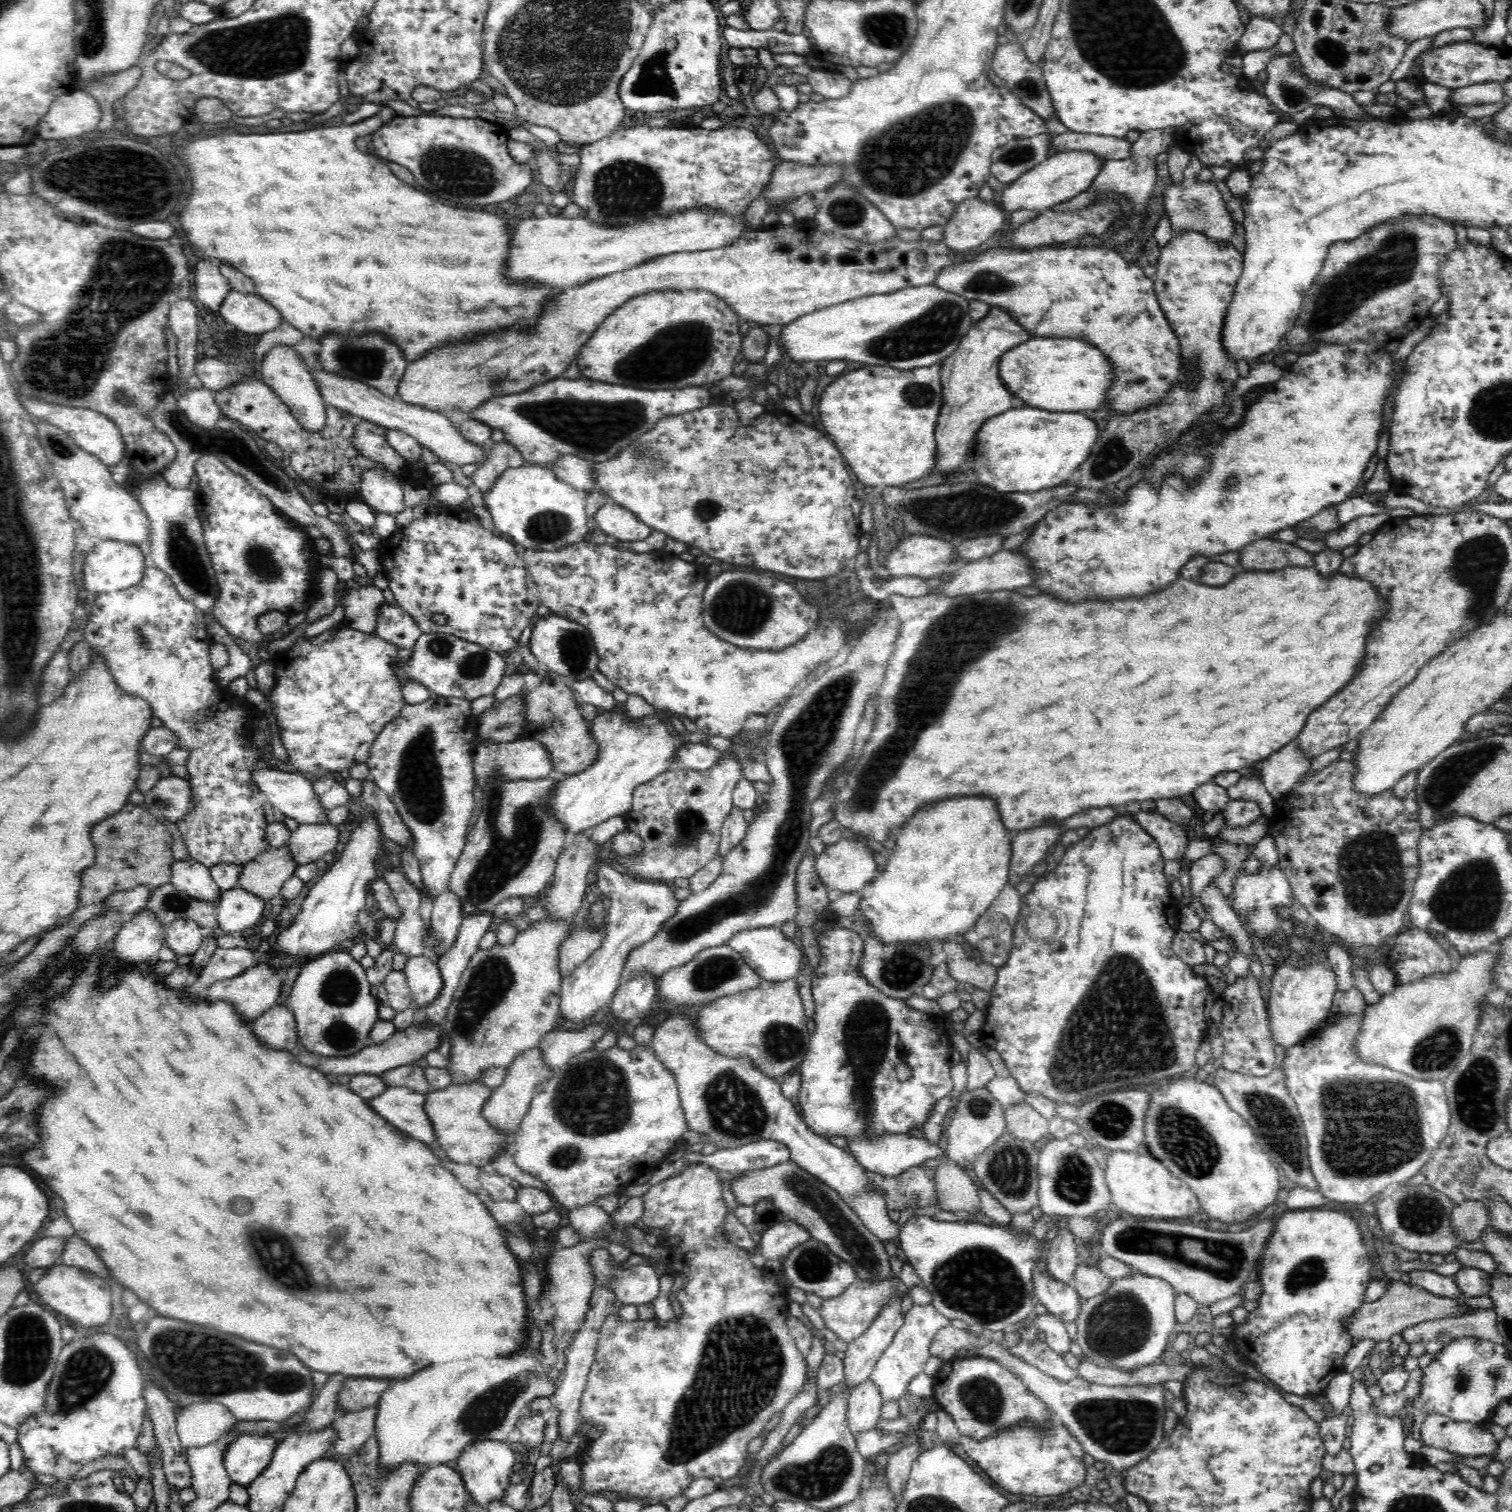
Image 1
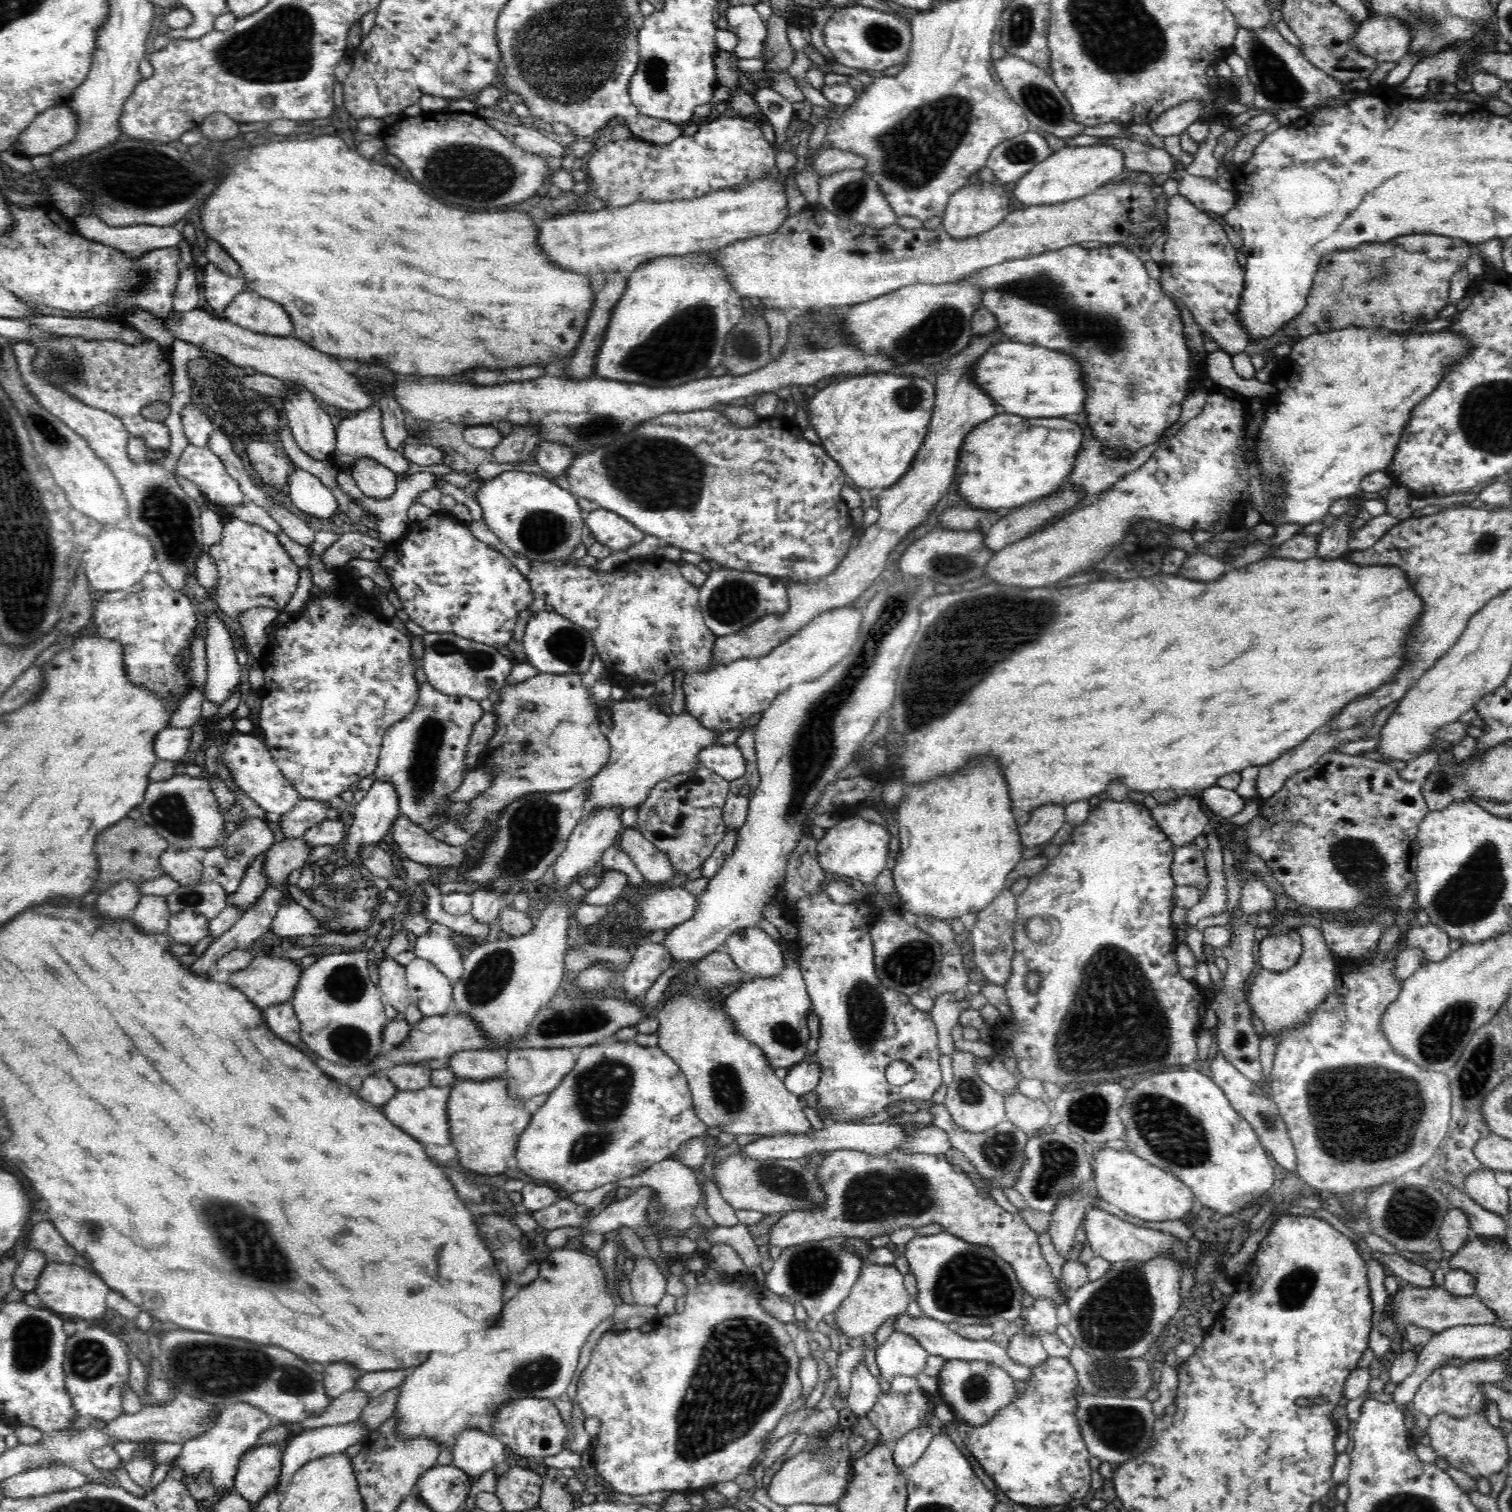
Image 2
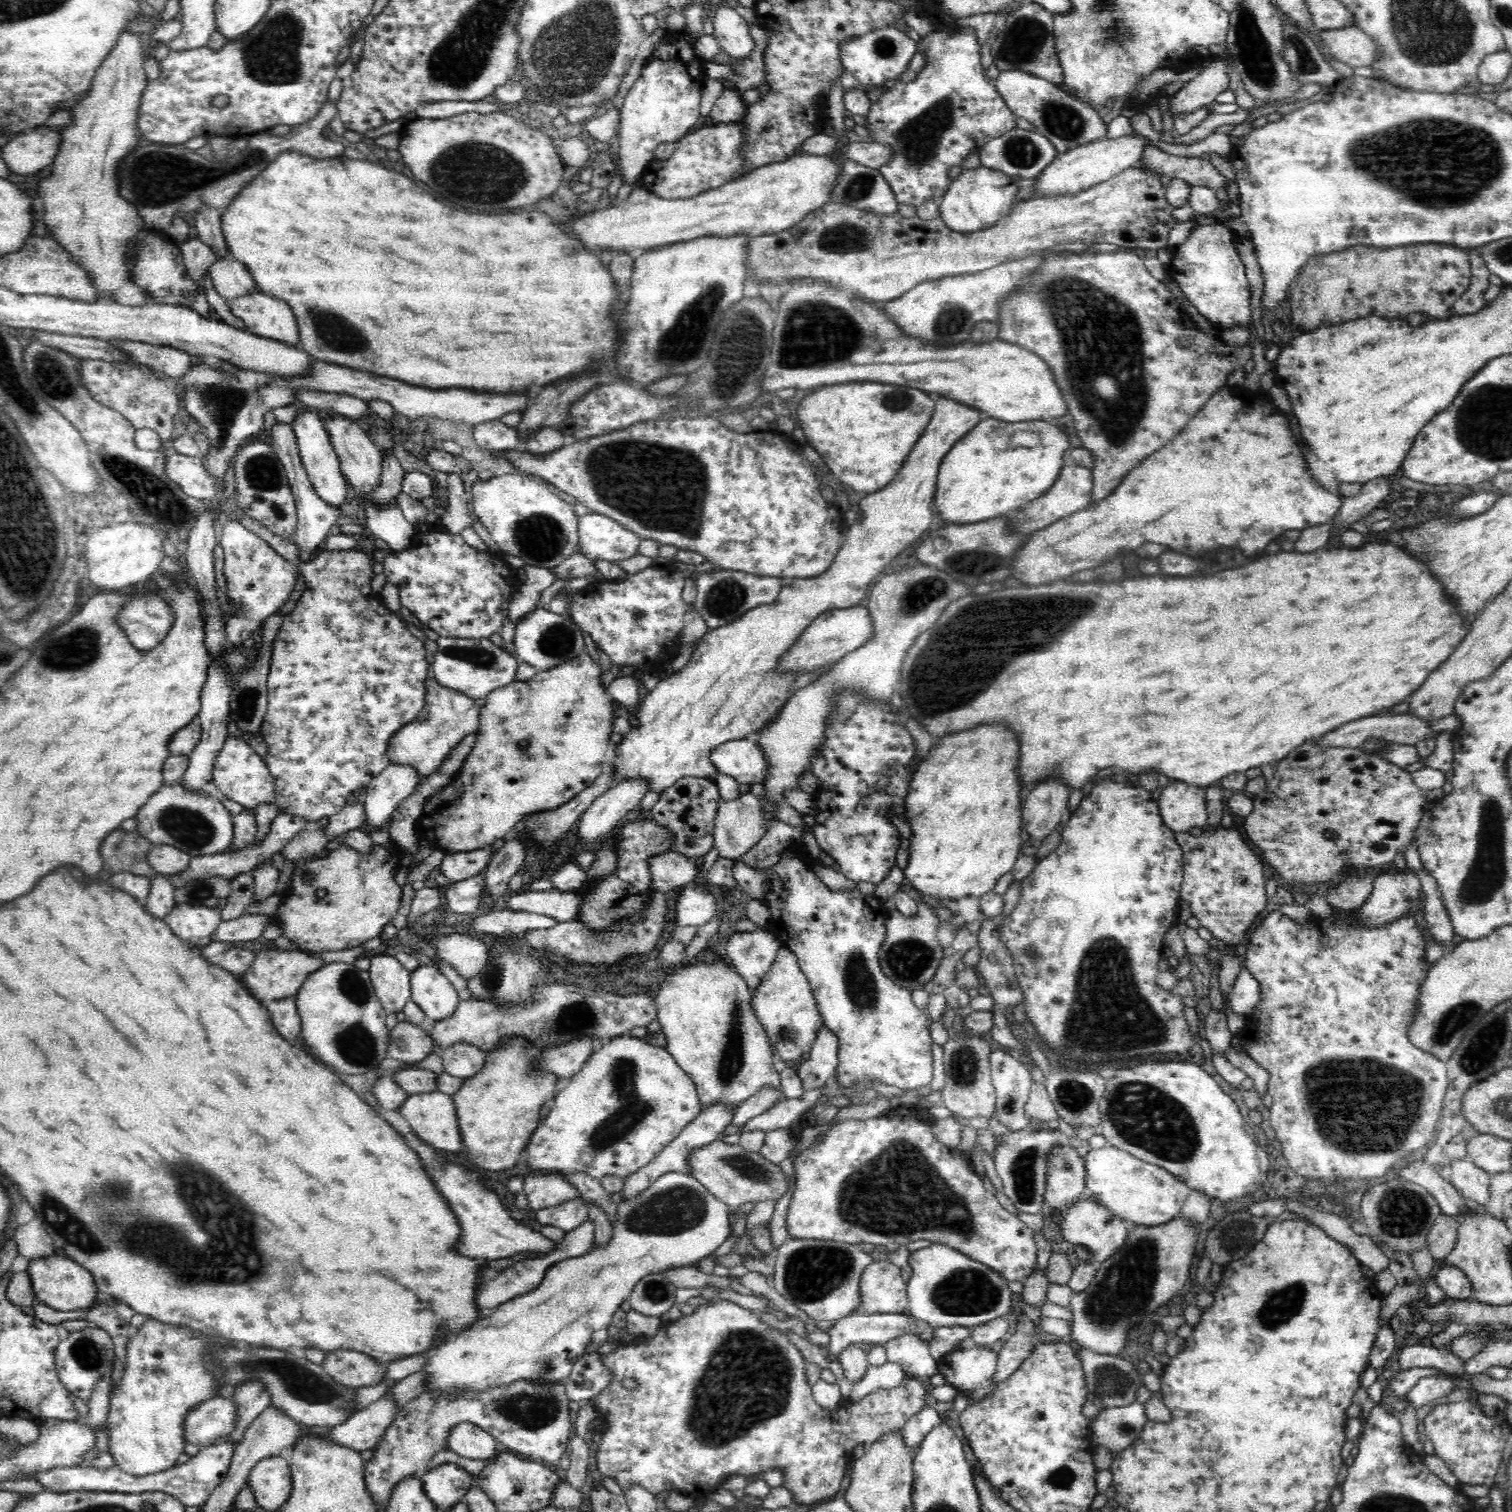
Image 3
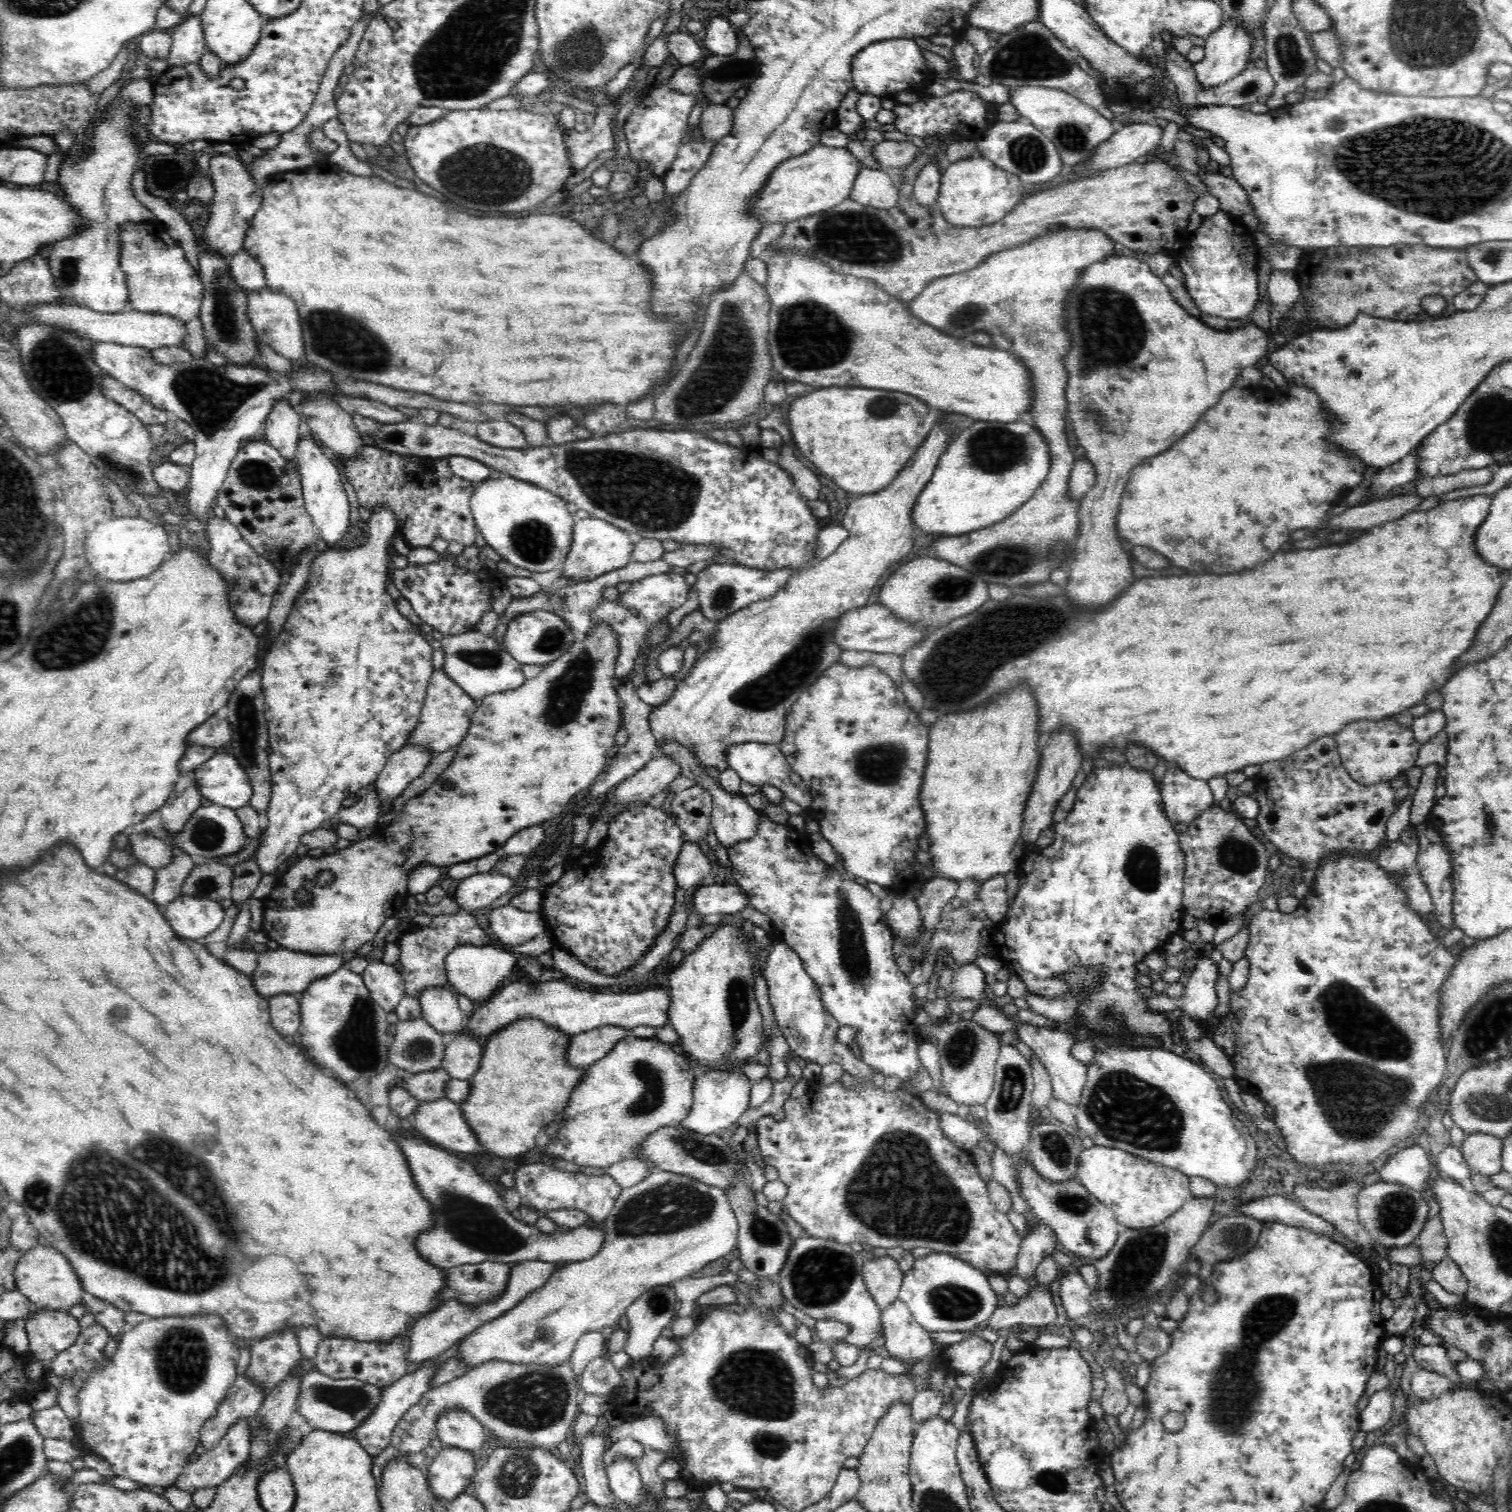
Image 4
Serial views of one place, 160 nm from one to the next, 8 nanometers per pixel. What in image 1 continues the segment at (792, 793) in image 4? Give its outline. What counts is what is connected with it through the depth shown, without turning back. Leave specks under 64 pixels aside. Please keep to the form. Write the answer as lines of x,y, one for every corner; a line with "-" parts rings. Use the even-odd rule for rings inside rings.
686,742
677,750
677,757
674,759
673,768
680,769
708,769
723,757
720,750
706,746
702,743

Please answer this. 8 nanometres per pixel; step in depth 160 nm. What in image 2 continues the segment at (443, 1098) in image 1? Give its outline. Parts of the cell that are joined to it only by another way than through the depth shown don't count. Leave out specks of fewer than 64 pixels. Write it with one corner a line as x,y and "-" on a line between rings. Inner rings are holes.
505,1075
484,1081
459,1079
447,1100
450,1140
457,1150
454,1160
476,1174
503,1174
506,1161
515,1156
518,1137
532,1118
525,1101
509,1097

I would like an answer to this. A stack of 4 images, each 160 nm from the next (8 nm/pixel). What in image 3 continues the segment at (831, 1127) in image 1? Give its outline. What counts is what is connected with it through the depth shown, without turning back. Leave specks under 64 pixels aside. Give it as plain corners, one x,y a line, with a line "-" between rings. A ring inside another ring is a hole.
787,848
780,860
771,868
762,871
769,880
769,890
762,902
770,911
768,930
790,949
806,975
823,1025
838,1037
838,1066
836,1082
838,1088
870,1088
870,1082
885,1082
903,1089
930,1086
932,1080
931,1024
926,1011
914,1005
912,990
892,982
881,969
879,950
886,938
888,910
874,893
863,894
852,891
834,891
822,883
809,866
809,859
798,848

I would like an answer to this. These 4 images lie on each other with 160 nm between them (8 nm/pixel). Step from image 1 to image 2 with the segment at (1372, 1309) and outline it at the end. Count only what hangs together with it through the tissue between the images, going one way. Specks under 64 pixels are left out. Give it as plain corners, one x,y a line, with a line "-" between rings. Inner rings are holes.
1415,1286
1400,1288
1396,1294
1388,1297
1389,1307
1392,1309
1394,1323
1401,1325
1412,1324
1419,1328
1428,1328
1435,1333
1459,1325
1498,1325
1498,1317
1486,1306
1480,1297
1454,1296
1443,1287
1431,1287
1428,1289

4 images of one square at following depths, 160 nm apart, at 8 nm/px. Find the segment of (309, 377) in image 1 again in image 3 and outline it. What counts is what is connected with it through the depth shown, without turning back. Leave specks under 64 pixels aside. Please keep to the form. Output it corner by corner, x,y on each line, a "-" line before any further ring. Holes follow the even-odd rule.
303,410
301,413
294,418
291,424
295,432
302,465
304,465
304,469
308,473
312,489
316,490
320,499
324,499
326,503
332,506
340,507
341,504
344,504
346,498
348,482
344,474
342,474
338,455
334,451
334,445
330,443
330,435
326,431
325,423
317,414

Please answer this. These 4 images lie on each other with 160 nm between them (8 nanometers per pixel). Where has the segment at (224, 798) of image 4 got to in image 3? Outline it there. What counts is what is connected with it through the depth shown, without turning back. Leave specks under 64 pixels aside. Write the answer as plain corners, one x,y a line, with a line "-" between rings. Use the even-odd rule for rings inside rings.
231,732
219,750
211,781
227,799
248,809
253,810
263,803
276,804
275,781
265,757
257,754
241,737
232,736

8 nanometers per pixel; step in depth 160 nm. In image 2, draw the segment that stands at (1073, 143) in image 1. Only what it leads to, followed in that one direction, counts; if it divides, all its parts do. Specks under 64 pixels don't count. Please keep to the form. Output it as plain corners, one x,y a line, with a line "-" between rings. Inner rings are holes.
1104,137
1099,144
1121,150
1125,154
1124,166
1130,171
1158,175
1174,172
1174,164
1178,164
1166,149
1144,145
1128,137

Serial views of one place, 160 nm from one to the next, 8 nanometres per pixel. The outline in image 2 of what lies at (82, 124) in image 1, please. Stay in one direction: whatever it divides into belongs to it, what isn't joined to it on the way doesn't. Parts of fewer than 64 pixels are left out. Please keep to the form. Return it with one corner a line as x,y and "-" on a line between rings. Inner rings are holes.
66,102
40,113
28,128
21,131
20,138
14,142
11,150
26,157
51,154
59,146
72,142
76,134
78,115

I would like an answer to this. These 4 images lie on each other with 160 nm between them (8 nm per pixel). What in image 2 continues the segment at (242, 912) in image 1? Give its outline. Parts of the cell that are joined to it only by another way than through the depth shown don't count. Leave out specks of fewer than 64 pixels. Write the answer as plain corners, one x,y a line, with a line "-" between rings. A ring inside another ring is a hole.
265,853
258,856
246,869
246,874
234,894
227,894
227,906
236,907
241,912
246,912
264,894
269,886
268,880
263,873
263,858

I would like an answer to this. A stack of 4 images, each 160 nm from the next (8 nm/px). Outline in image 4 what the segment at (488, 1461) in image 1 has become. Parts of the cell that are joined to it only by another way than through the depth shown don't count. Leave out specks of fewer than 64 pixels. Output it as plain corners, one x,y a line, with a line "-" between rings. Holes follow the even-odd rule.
461,1408
446,1410
436,1422
437,1438
445,1448
481,1451
484,1440
489,1435
486,1427
473,1414

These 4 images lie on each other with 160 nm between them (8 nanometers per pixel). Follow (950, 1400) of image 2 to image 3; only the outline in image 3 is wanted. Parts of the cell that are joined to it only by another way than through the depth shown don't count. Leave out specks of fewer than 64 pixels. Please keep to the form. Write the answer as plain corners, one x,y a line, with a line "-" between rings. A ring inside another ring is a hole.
969,1344
967,1348
960,1350
954,1348
952,1352
945,1354
938,1362
937,1369
946,1379
948,1385
954,1386
958,1393
970,1397
969,1404
980,1402
993,1394
996,1389
994,1374
997,1366
997,1348
986,1349
985,1346

